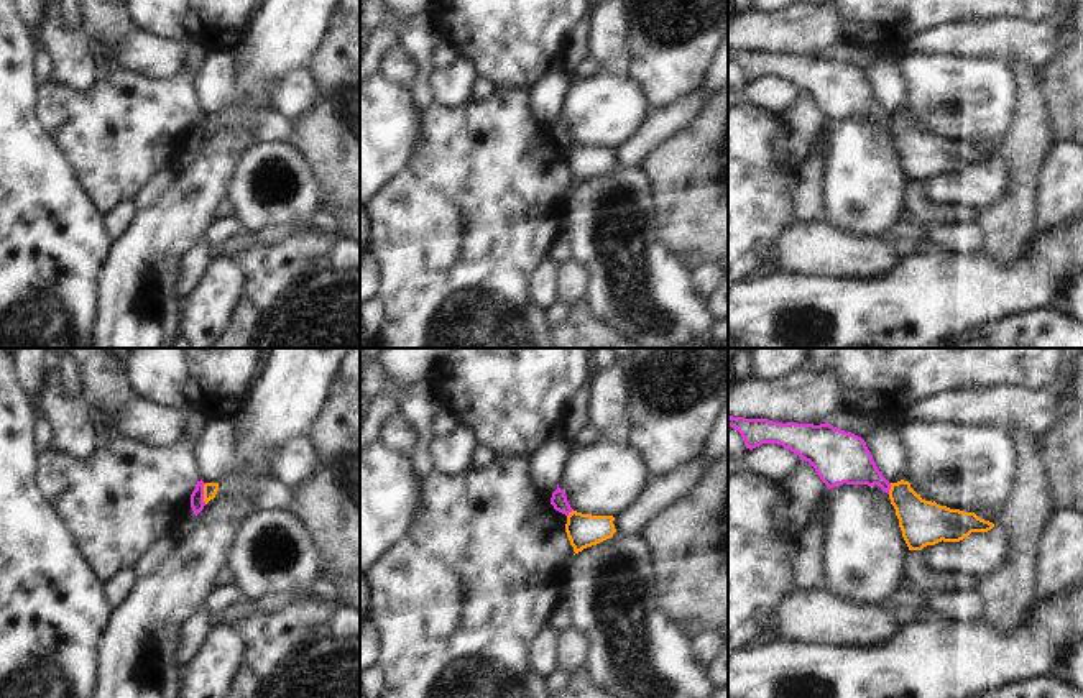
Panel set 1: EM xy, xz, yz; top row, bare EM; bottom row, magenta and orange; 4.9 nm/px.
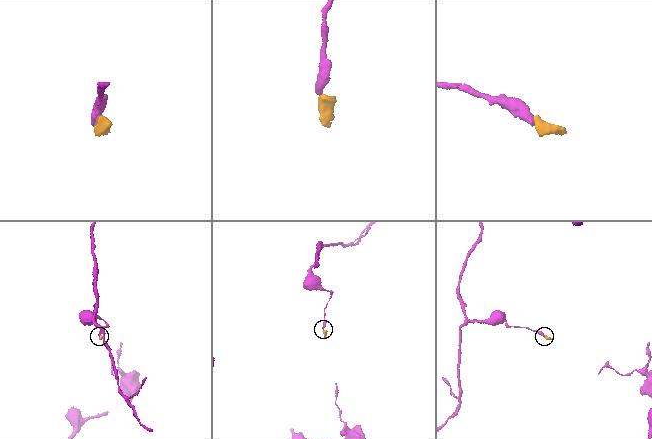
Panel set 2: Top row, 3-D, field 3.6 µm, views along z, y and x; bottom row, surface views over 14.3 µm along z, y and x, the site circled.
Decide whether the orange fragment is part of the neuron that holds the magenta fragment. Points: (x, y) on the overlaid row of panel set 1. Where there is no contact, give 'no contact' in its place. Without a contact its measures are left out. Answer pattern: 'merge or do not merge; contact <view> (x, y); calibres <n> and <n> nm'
do not merge; contact xy (202, 493); calibres 70 and 70 nm

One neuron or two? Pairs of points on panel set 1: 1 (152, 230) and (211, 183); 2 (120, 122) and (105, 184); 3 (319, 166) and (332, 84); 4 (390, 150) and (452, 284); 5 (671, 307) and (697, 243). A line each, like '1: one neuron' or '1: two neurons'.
1: one neuron
2: one neuron
3: one neuron
4: two neurons
5: two neurons

